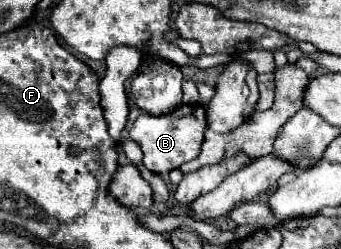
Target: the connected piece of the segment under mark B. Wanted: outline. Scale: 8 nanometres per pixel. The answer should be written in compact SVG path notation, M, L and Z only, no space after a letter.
M181 105L179 109L171 111L171 115L147 115L141 113L131 129L131 139L143 151L143 163L149 171L161 175L177 169L181 163L191 161L199 155L203 135L207 129L205 121L205 107L203 105Z

